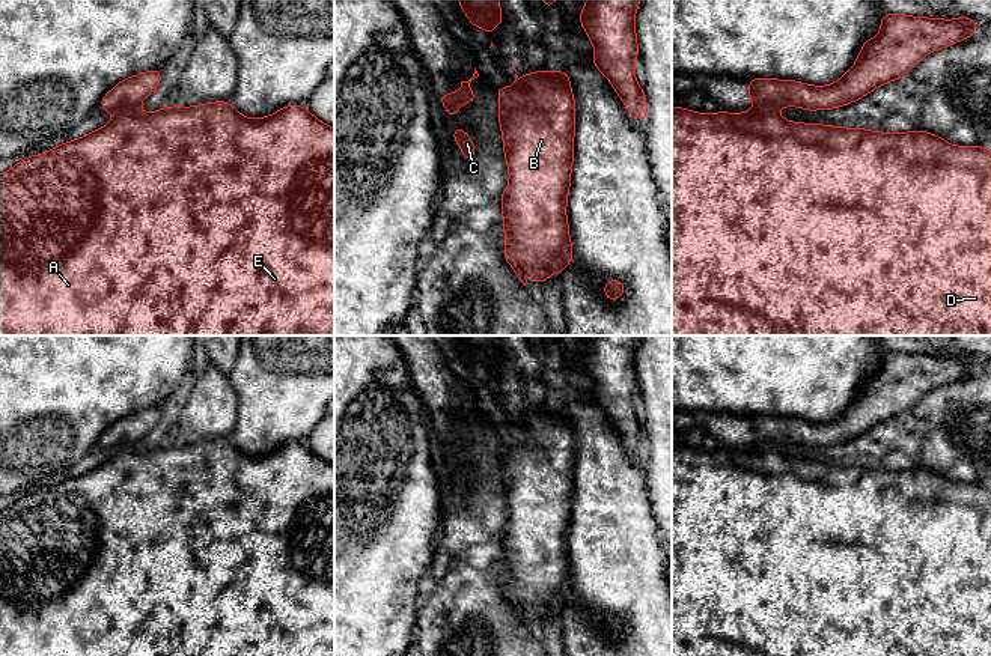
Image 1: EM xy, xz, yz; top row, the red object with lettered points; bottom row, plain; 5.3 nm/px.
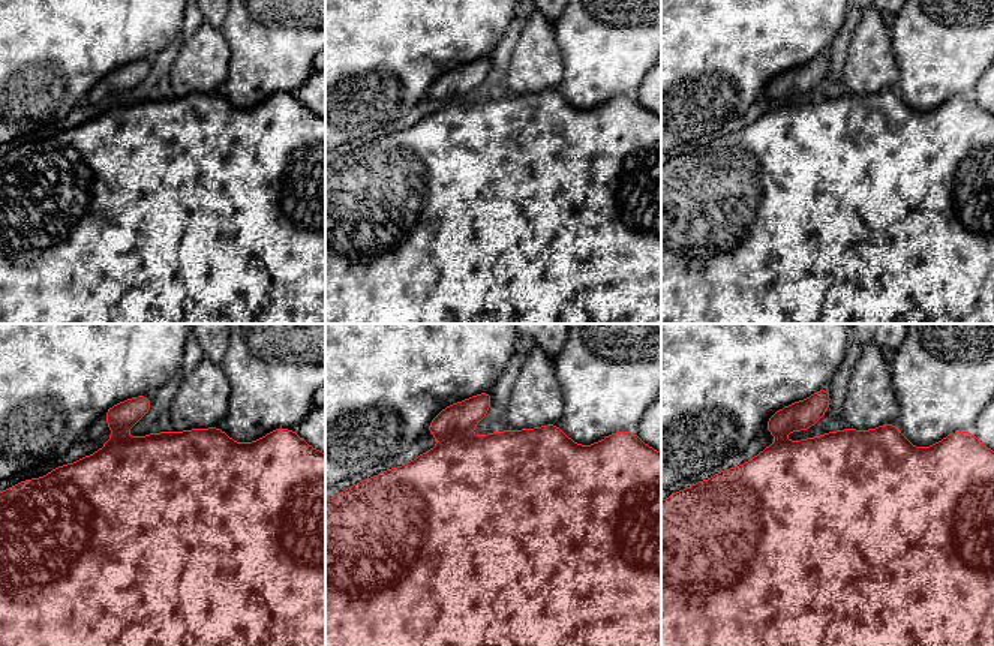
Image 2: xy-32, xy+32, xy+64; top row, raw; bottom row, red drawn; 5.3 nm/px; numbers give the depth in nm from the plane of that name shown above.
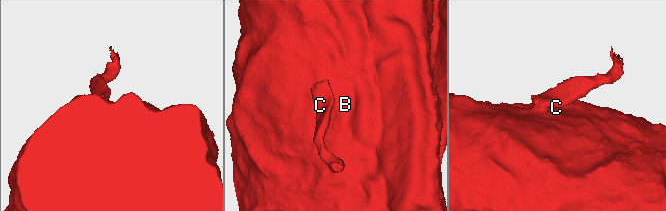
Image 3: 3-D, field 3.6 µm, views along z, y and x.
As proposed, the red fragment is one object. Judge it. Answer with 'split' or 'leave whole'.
split

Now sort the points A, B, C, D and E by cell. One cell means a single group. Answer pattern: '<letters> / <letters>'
A B D E / C

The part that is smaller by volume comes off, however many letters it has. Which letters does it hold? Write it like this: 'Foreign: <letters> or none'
Foreign: C

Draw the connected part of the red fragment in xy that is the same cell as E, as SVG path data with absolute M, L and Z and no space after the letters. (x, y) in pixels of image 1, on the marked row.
M227 101L166 105L154 113L120 110L105 126L21 159L0 175L0 336L334 336L334 129L301 105L286 105L261 119L242 116Z

